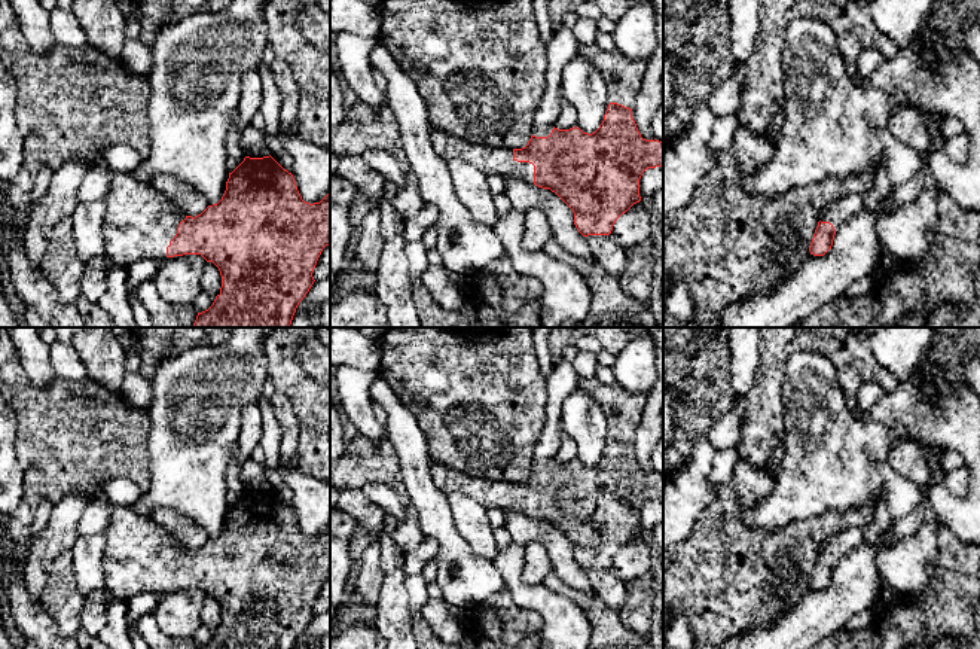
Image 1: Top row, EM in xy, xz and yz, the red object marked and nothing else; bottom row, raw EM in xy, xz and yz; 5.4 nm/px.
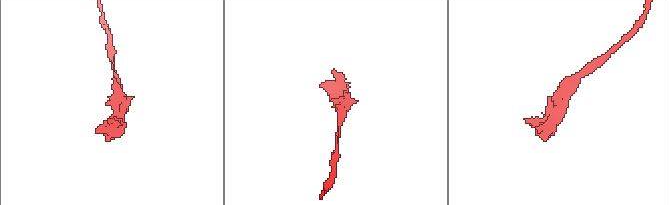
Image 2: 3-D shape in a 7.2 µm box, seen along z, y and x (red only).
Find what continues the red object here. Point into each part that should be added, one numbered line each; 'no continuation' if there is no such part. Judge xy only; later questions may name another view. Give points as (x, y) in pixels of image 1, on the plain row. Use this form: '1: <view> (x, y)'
1: xy (140, 555)

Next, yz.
1: yz (839, 545)

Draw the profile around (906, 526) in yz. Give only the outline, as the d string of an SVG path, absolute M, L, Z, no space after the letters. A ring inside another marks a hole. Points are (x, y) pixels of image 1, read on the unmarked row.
M923 497L916 508L913 508L907 515L901 517L892 525L892 543L907 536L912 536L918 531L919 525L923 521L925 502L926 502L926 497Z

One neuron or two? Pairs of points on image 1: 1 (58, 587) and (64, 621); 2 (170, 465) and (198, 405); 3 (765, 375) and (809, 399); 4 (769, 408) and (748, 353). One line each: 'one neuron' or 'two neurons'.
1: one neuron
2: one neuron
3: two neurons
4: two neurons

